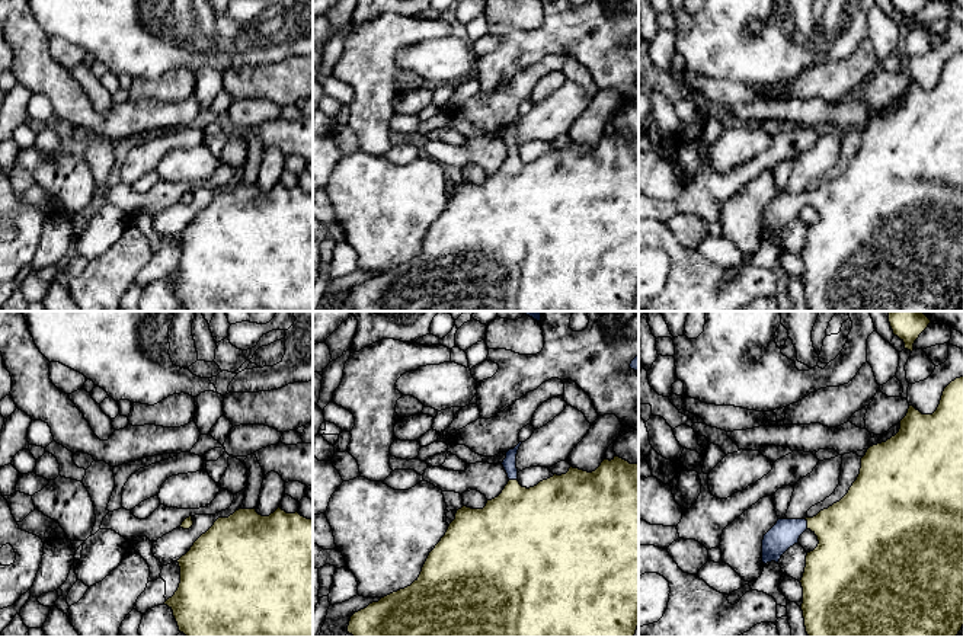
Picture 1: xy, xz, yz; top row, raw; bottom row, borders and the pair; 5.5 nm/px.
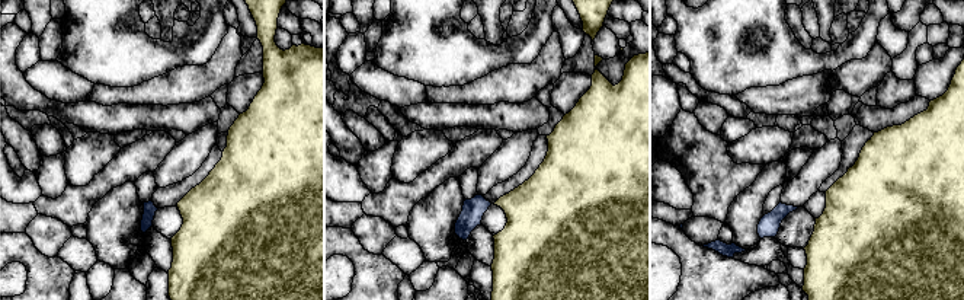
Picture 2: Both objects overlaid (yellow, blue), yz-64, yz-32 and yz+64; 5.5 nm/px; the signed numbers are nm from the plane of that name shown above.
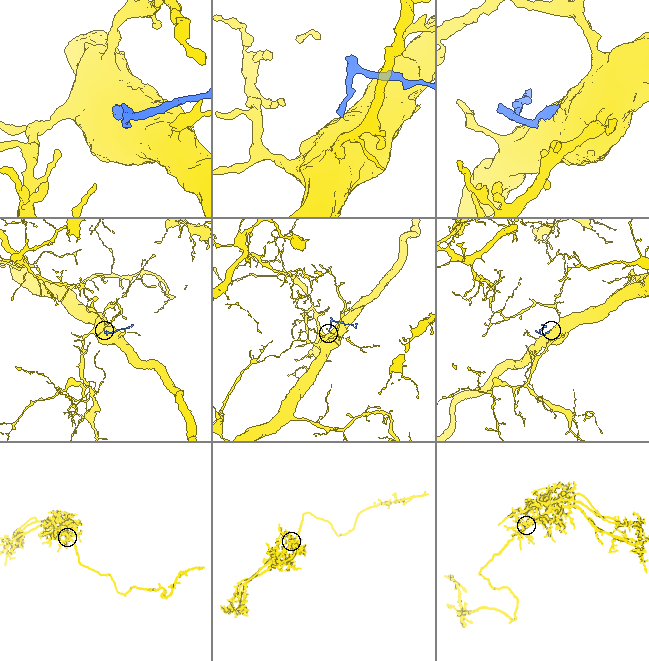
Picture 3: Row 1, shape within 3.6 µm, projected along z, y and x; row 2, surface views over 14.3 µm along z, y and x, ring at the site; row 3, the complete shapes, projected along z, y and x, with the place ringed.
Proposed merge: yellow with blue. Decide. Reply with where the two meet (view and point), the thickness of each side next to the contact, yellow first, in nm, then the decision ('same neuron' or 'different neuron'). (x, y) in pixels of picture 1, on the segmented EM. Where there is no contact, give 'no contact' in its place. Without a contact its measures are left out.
contact yz (808, 524); calibres 380 and 160 nm; same neuron

